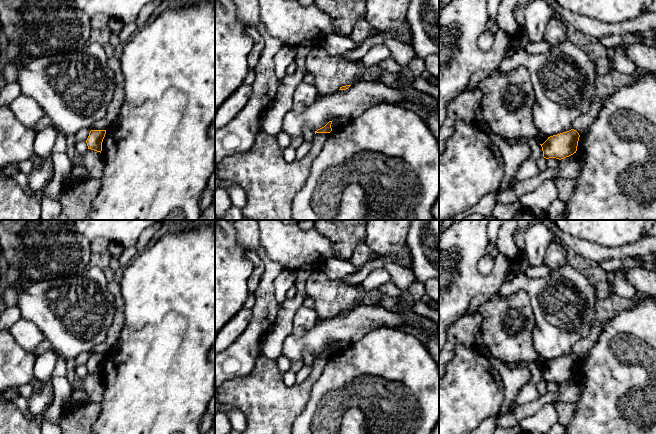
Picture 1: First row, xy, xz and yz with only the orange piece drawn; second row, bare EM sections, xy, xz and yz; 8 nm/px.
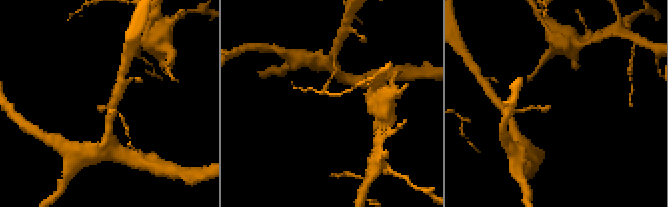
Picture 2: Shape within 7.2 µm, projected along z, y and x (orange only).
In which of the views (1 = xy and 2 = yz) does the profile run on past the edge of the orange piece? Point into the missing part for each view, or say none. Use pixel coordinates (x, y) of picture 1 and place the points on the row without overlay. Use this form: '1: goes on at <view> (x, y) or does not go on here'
1: does not go on here
2: does not go on here

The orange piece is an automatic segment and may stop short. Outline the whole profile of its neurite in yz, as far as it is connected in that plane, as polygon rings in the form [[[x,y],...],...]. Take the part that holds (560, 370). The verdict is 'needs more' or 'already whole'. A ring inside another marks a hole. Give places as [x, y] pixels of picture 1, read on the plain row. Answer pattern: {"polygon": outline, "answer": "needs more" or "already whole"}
{"polygon": [[[574,353],[548,361],[543,368],[540,368],[543,381],[561,384],[573,379],[577,375],[579,361],[579,357]]], "answer": "already whole"}

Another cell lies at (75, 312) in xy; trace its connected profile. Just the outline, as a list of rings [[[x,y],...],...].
[[[8,266],[7,283],[8,288],[17,291],[16,305],[21,311],[21,318],[35,323],[56,353],[66,361],[83,352],[91,355],[94,348],[105,341],[115,316],[115,299],[100,268],[89,267],[79,275],[33,281],[26,278],[23,271]]]

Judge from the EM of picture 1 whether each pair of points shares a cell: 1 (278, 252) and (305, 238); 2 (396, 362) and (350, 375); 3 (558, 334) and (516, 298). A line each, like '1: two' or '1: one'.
1: one
2: one
3: two

